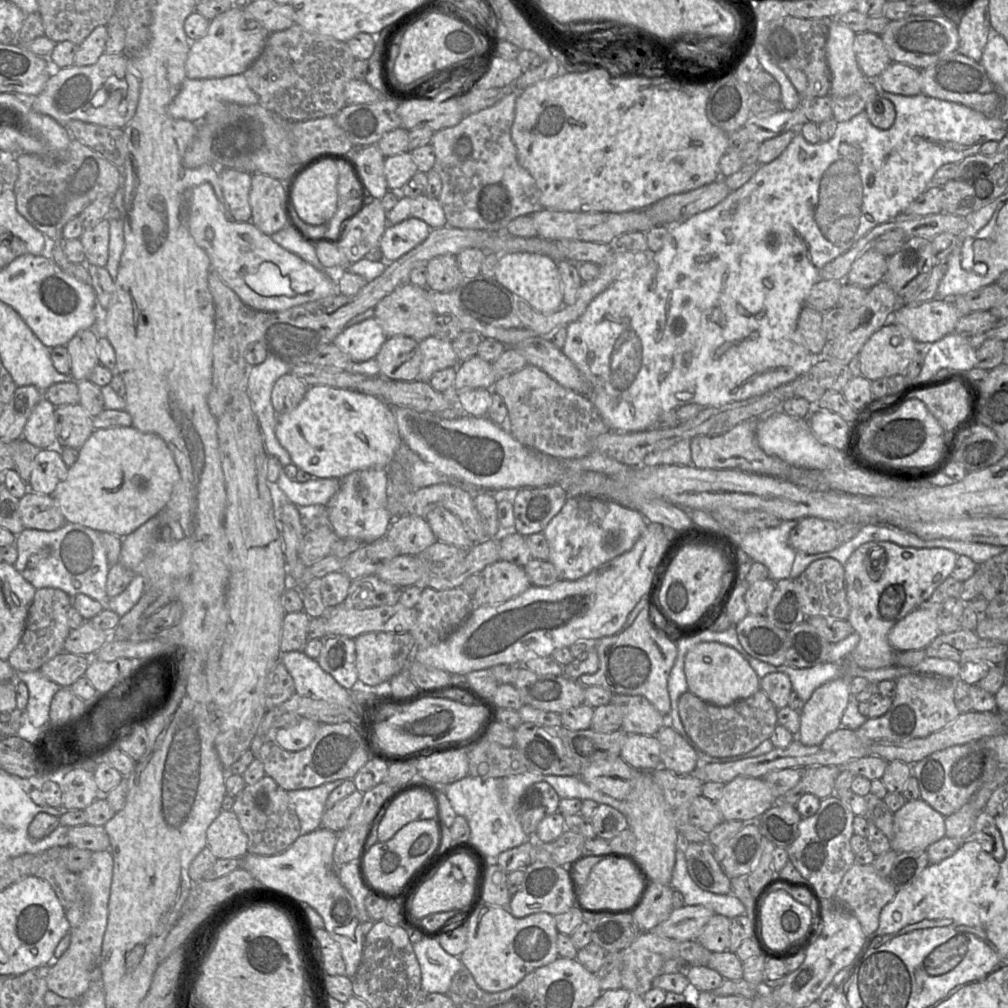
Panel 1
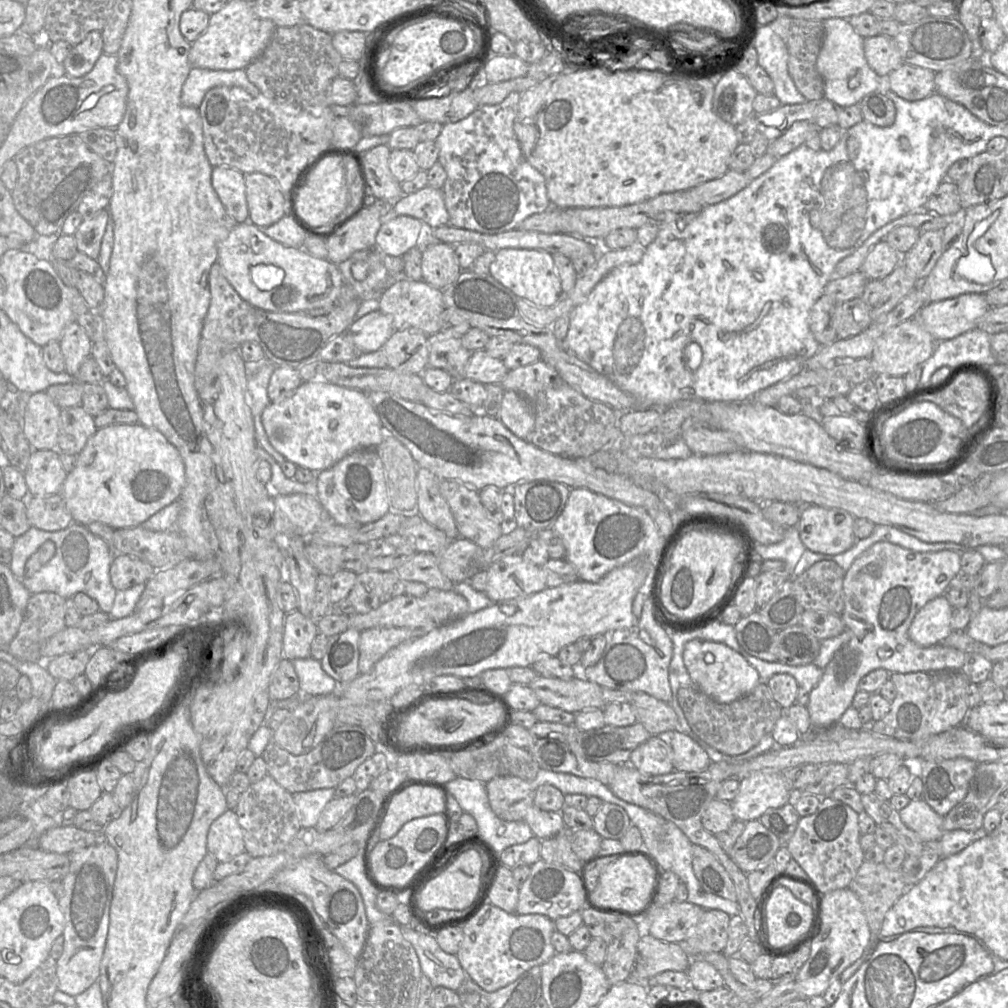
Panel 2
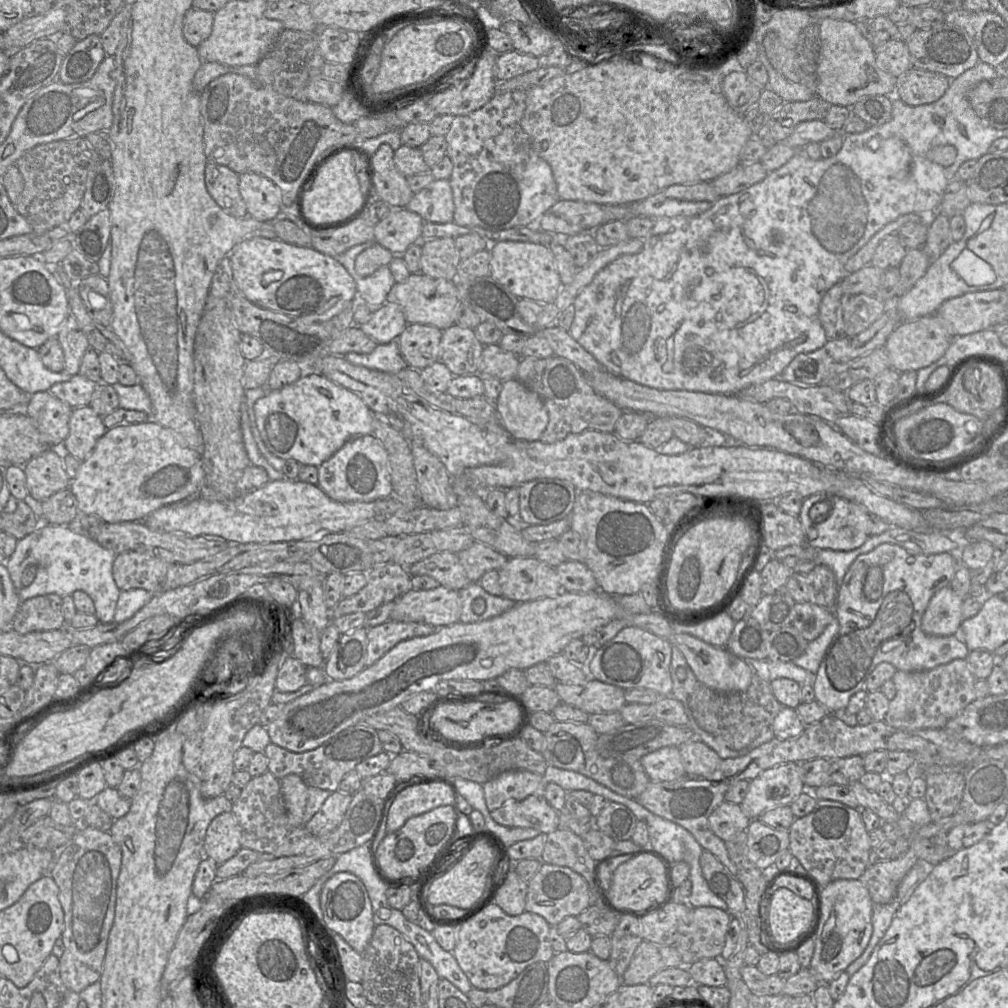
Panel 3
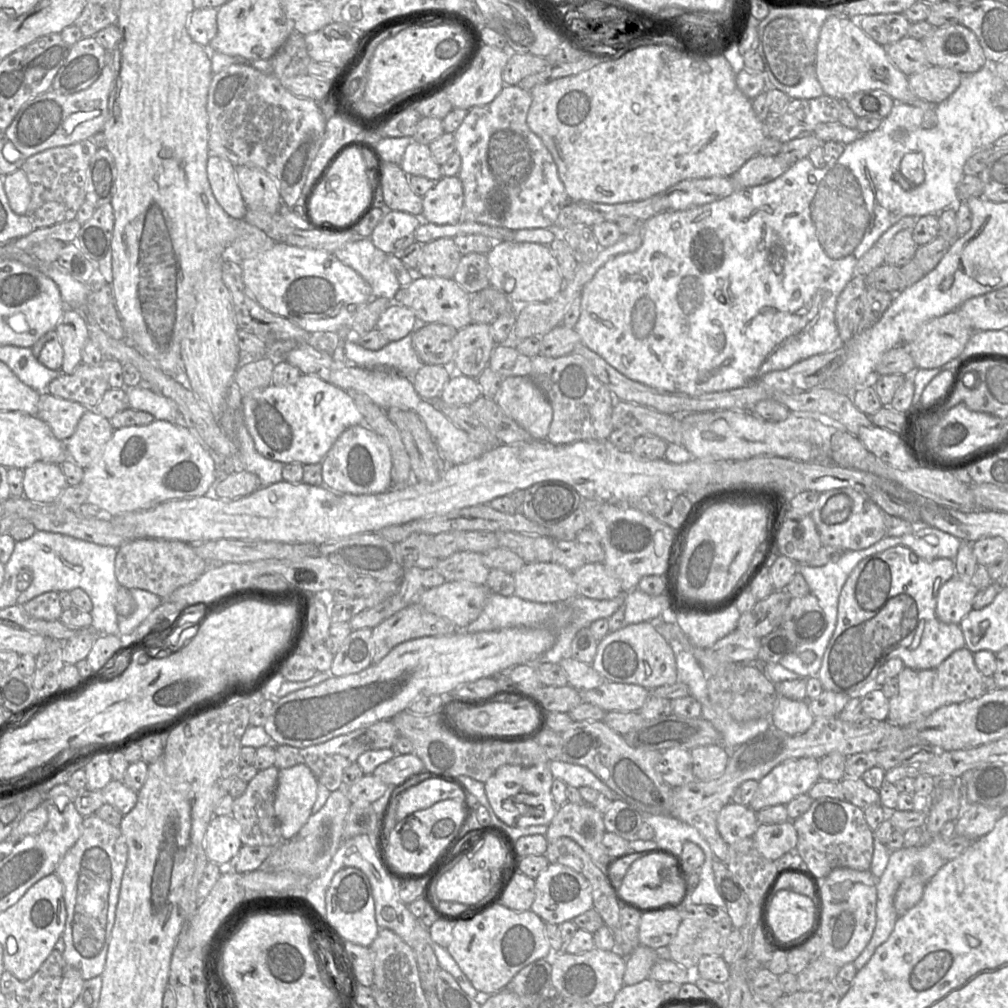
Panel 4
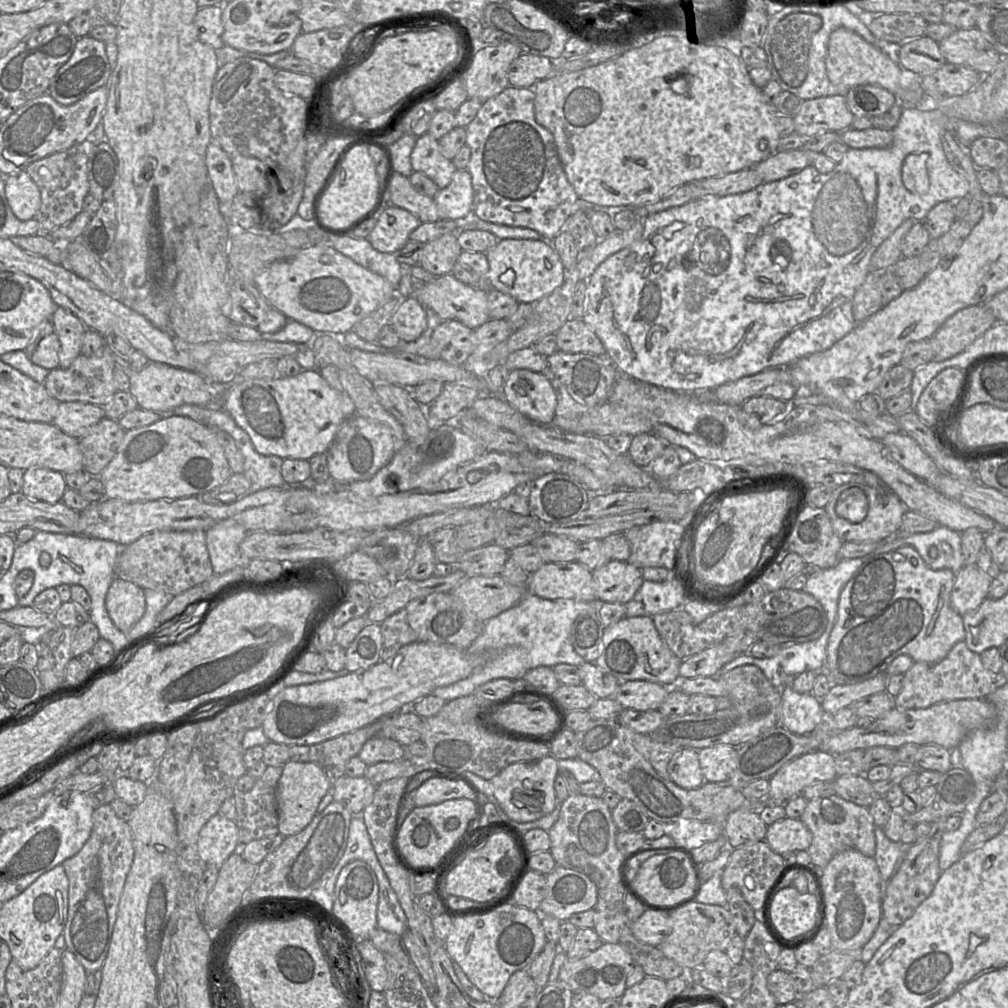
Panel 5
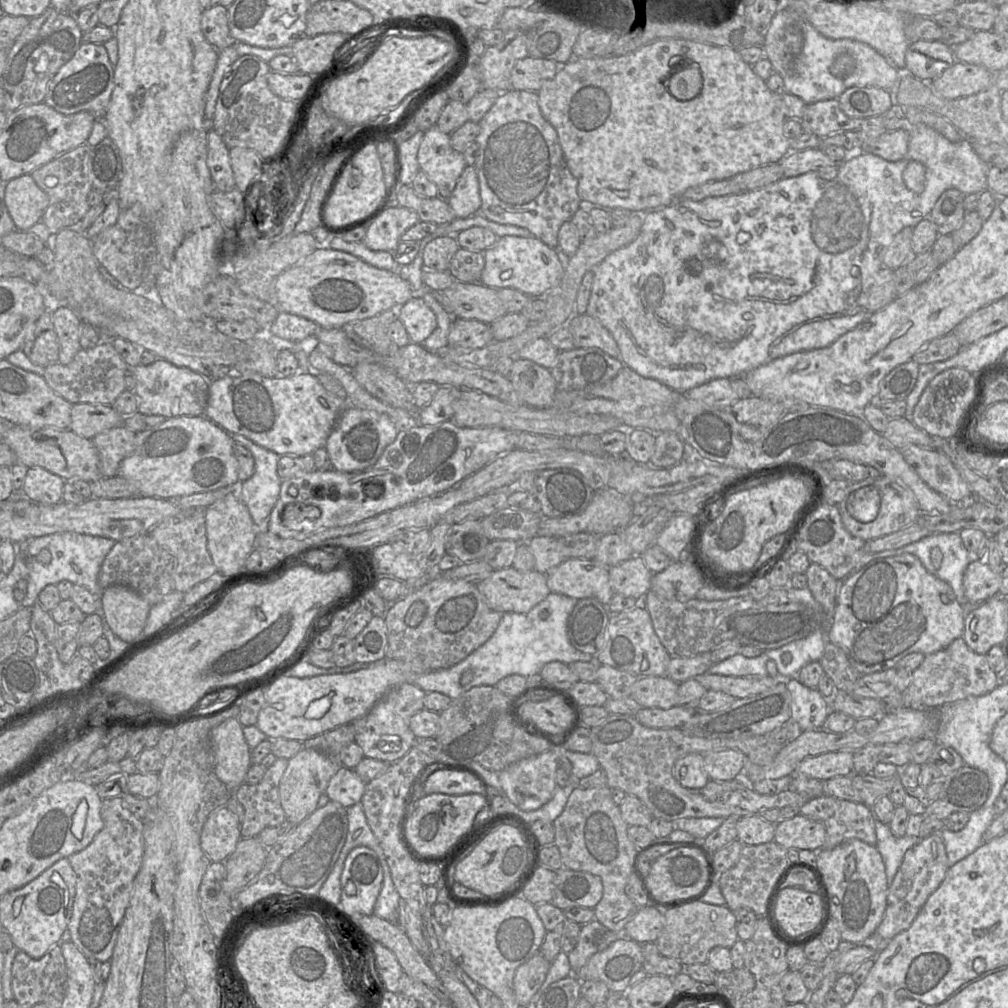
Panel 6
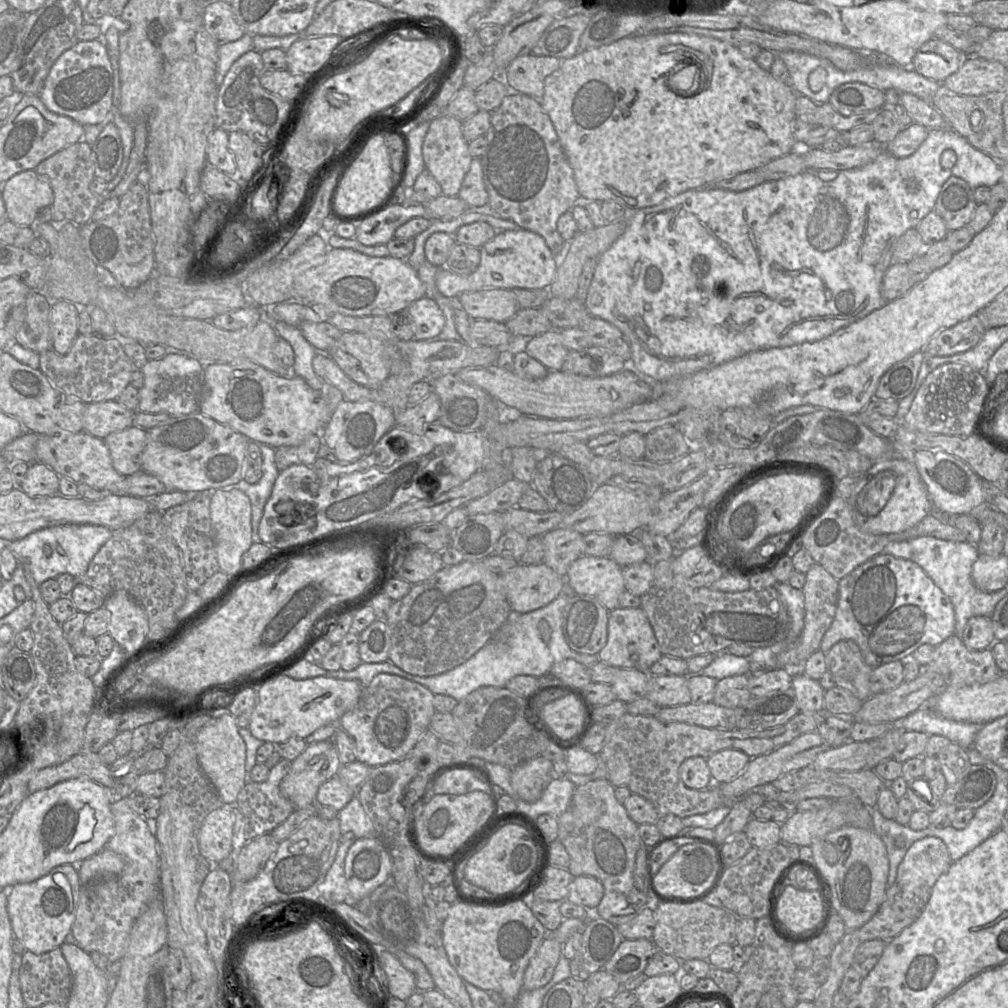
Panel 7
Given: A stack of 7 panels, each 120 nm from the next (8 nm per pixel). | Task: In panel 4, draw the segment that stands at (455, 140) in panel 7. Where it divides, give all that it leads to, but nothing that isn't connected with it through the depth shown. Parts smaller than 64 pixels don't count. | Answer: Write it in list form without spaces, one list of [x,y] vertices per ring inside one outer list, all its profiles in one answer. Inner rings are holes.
[[[414,140],[406,147],[400,166],[409,176],[424,176],[435,182],[442,177],[441,165],[433,158],[429,146]]]

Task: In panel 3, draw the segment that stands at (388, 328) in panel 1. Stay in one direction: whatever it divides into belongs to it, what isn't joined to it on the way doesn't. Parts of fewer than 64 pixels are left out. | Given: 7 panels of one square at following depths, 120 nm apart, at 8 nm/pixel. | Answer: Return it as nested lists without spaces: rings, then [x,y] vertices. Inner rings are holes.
[[[421,272],[411,273],[405,281],[395,283],[386,302],[400,306],[407,324],[431,325],[441,331],[455,325],[457,305],[460,303],[455,282],[432,278]]]

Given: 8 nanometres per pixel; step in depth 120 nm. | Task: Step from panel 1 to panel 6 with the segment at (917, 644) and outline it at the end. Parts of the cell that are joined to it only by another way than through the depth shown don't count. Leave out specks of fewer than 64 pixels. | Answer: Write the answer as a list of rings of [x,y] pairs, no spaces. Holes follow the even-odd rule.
[[[972,557],[963,576],[964,594],[971,607],[999,595],[1000,586],[1001,570],[993,570],[985,562]]]

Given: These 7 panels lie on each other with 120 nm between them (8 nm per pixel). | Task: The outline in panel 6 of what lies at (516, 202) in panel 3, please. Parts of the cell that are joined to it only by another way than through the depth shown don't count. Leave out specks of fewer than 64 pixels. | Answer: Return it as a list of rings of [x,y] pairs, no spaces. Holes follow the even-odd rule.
[[[508,89],[479,121],[480,132],[474,141],[479,146],[475,162],[481,197],[480,213],[487,219],[528,229],[534,237],[552,248],[558,248],[561,225],[584,205],[577,192],[577,179],[570,172],[558,134],[544,118],[538,103],[538,92]]]

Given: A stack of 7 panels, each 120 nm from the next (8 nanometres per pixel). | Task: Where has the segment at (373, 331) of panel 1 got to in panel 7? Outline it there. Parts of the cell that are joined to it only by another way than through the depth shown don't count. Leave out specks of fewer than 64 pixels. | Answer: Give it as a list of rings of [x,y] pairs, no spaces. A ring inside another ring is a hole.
[[[427,296],[411,303],[406,312],[412,320],[416,340],[435,338],[445,325],[442,310],[433,299]]]

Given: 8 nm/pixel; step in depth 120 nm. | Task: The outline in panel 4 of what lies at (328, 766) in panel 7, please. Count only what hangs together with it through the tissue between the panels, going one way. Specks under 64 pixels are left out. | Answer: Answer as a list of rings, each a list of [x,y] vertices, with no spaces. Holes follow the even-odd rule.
[[[305,764],[279,770],[274,810],[280,821],[282,841],[293,838],[312,815],[318,785]]]

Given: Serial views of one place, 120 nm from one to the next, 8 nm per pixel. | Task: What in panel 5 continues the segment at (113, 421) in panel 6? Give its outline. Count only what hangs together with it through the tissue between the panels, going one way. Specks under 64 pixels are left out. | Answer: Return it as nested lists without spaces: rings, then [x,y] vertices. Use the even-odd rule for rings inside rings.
[[[60,402],[53,424],[65,434],[80,439],[105,417],[102,406],[86,402]]]

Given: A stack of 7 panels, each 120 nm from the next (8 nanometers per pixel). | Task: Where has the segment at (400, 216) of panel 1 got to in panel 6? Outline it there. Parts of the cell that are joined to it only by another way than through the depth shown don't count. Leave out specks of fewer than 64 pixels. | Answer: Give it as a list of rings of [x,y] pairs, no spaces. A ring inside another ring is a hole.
[[[475,165],[465,167],[447,202],[457,218],[480,213],[481,197]]]

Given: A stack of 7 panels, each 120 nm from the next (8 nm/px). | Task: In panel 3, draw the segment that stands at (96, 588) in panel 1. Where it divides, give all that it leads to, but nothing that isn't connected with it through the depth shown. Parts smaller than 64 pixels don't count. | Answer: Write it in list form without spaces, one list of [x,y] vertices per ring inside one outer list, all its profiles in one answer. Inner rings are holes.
[[[41,523],[35,531],[18,540],[14,553],[7,558],[5,564],[21,602],[51,593],[63,598],[81,590],[93,600],[94,615],[100,623],[121,623],[130,619],[152,599],[154,594],[141,588],[120,590],[113,577],[115,558],[115,552],[102,547],[82,531],[67,525]],[[29,565],[36,565],[37,572],[33,582],[24,587],[21,577]]]

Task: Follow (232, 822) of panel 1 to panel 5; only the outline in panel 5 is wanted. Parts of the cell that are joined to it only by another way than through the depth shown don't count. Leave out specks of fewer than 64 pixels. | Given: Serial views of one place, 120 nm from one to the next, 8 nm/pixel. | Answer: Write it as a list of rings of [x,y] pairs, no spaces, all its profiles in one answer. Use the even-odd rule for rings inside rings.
[[[218,812],[200,830],[197,845],[203,861],[220,867],[232,853],[246,844],[239,842],[235,821]]]

